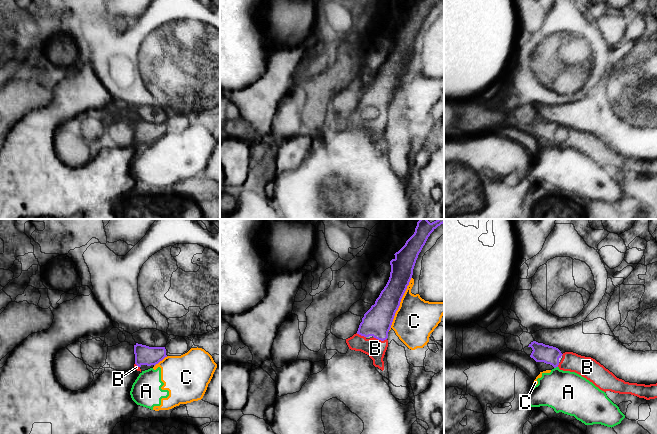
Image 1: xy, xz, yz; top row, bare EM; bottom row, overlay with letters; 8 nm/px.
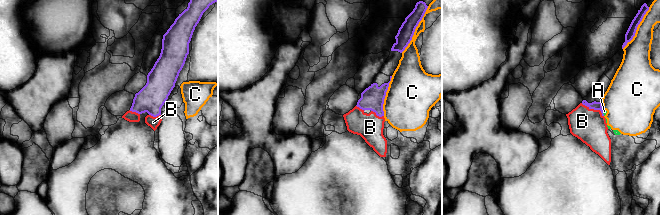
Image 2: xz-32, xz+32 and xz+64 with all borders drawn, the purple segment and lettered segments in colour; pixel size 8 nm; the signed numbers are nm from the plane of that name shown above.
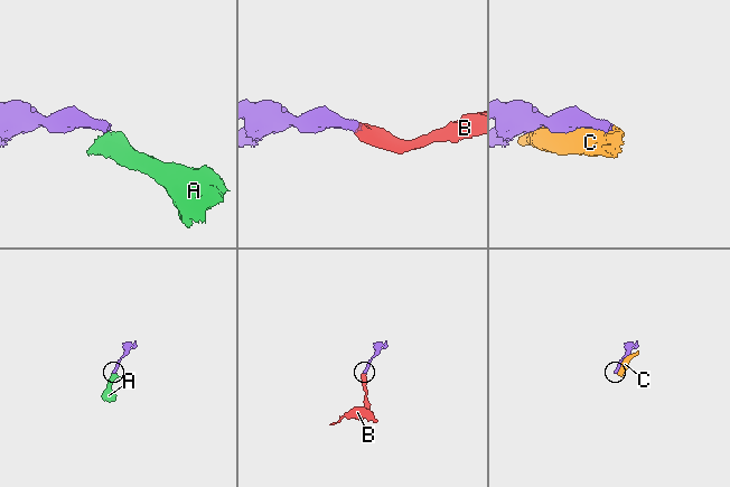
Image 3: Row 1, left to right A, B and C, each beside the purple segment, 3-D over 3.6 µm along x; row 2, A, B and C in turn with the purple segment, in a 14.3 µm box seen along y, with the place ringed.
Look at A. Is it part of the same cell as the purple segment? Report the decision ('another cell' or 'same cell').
another cell

